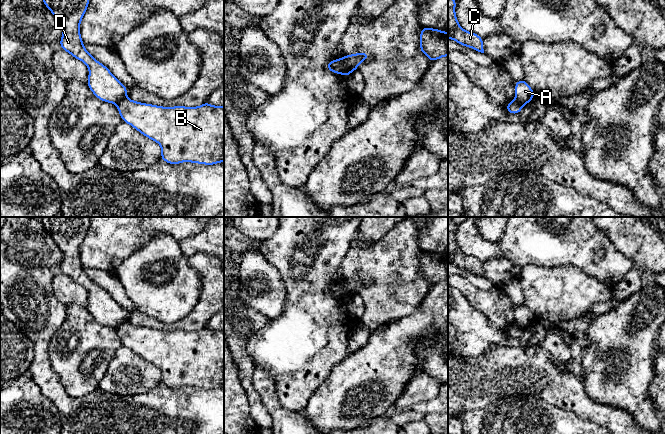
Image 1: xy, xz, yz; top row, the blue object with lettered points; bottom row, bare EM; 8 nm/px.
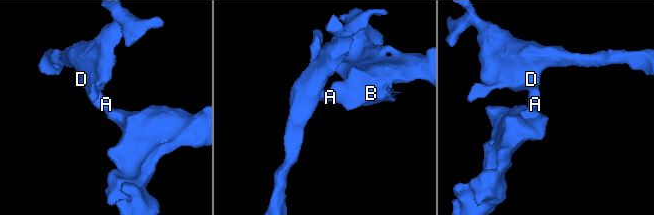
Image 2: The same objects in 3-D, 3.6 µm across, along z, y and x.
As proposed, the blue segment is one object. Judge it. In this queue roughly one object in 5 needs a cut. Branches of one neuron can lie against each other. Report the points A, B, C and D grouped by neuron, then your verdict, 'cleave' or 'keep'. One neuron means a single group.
groups A C D / B; cleave

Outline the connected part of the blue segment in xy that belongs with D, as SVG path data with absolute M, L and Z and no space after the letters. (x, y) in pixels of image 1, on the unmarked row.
M39 217L45 230L63 253L61 273L81 284L89 292L87 309L101 325L117 328L127 319L127 312L110 294L85 272L80 247L87 234L91 217Z

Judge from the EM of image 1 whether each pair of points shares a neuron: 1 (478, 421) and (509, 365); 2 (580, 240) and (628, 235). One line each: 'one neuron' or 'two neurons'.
1: two neurons
2: two neurons

